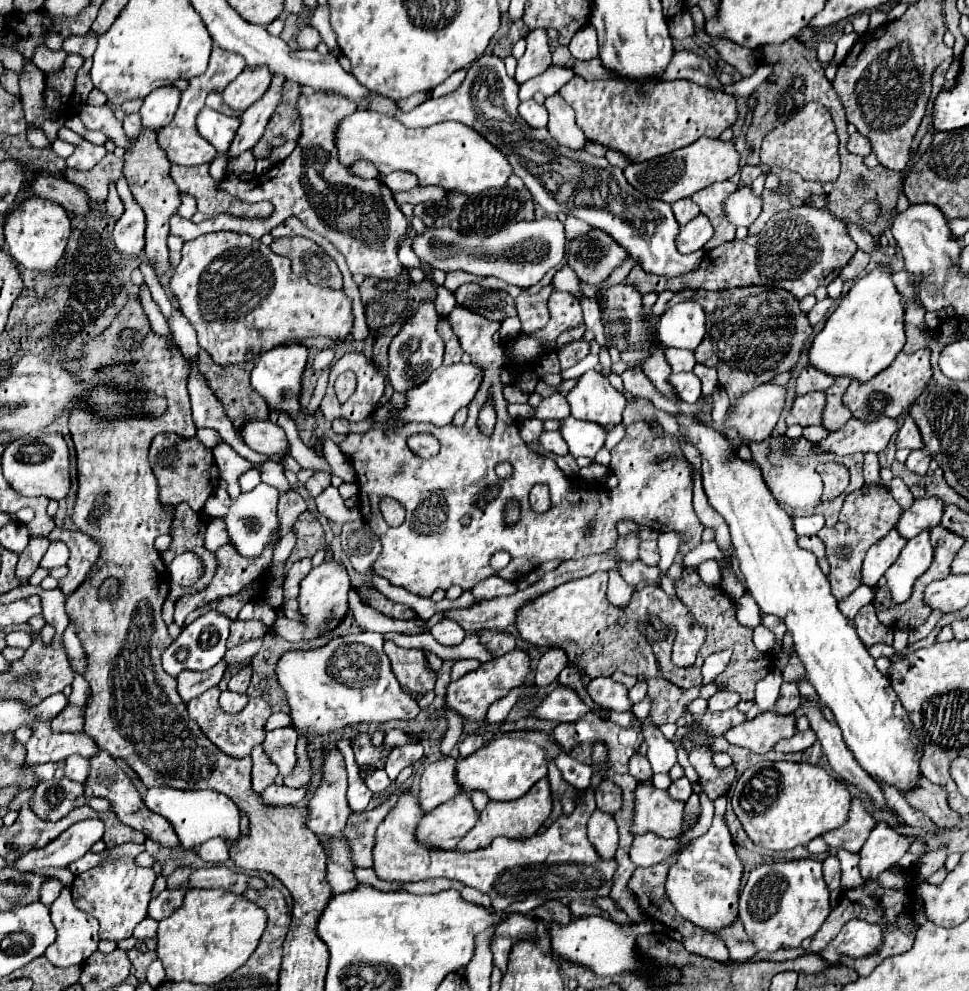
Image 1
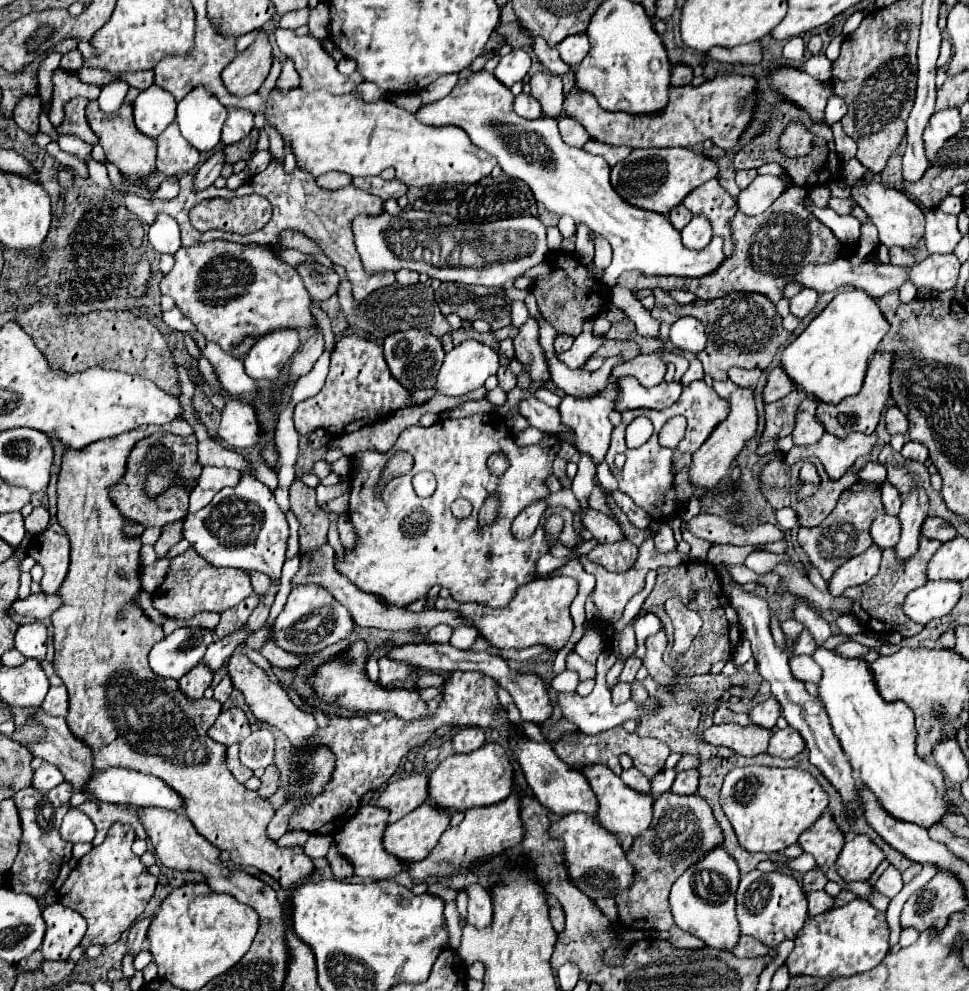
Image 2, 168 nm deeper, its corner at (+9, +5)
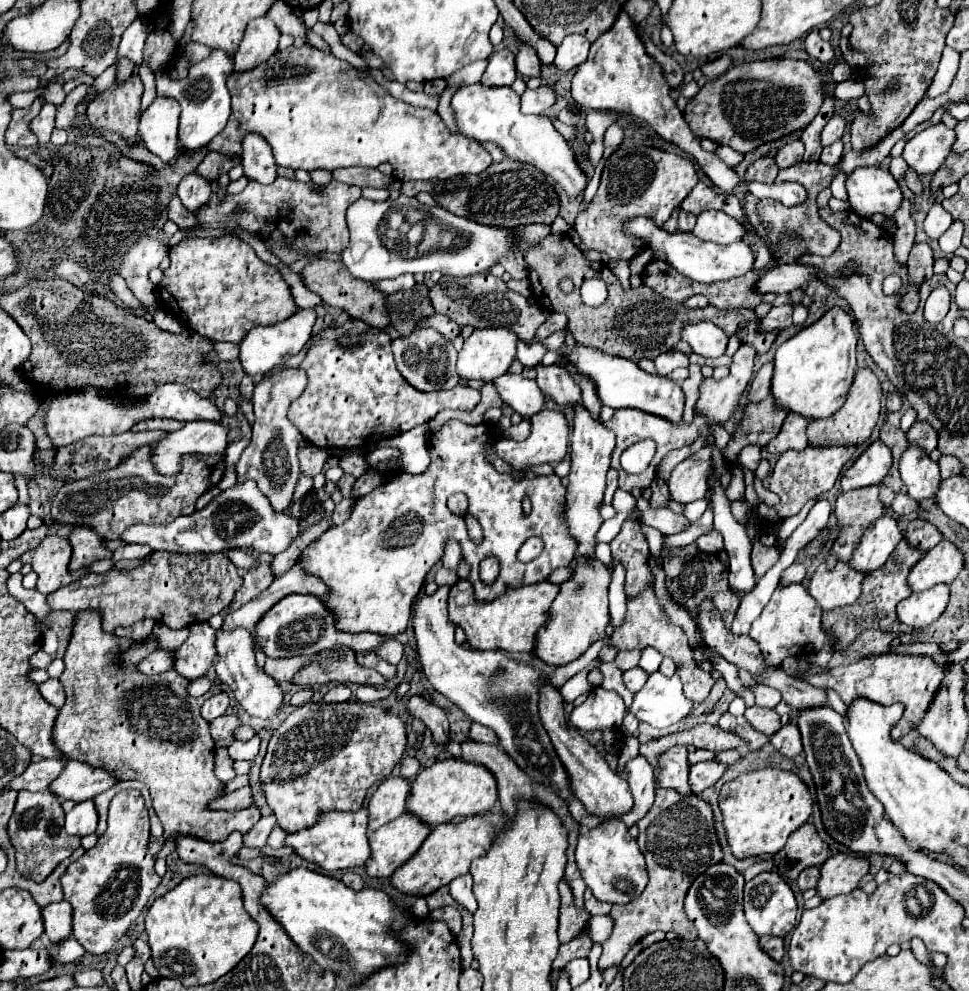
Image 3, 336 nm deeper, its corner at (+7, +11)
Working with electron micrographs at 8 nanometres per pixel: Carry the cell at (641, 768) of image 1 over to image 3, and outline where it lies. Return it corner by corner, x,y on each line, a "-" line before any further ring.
635,756
633,760
627,762
627,776
629,776
629,786
631,786
635,804
619,820
627,828
631,828
649,812
649,808
655,800
655,782
653,782
651,766
647,764
647,760
643,760
643,756

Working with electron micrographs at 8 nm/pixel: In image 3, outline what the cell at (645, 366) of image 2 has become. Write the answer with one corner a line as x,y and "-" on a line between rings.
673,350
673,352
659,354
659,356
655,358
655,366
657,366
659,376
669,376
669,374
677,368
688,367
689,358
687,355
679,352
679,350

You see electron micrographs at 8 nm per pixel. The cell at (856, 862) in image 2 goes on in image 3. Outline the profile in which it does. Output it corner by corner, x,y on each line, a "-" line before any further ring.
849,852
833,854
821,866
821,878
817,882
817,896
821,900
833,898
837,894
853,892
861,878
869,872
869,862
865,858
853,856

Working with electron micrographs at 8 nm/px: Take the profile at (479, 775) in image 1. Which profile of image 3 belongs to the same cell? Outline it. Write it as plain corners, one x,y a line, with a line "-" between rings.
455,758
437,760
433,766
423,768
411,782
411,792
407,798
407,814
419,818
419,822
429,828
447,824
455,816
485,814
495,806
495,778
491,772
487,772
487,768
479,768
479,764
467,764
465,760

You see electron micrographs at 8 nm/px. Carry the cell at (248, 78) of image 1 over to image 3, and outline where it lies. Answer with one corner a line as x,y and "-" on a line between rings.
255,18
247,24
243,40
239,44
239,50
233,58
235,62
235,70
247,70
253,68
255,64
261,64
263,60
267,60
279,46
279,28
263,18

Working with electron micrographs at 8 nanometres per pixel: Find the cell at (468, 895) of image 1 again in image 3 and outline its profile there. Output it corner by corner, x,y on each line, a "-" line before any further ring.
443,906
443,908
431,910
429,918
431,918
431,920
445,920
455,936
461,932
461,914
459,914
457,908
453,908
453,906

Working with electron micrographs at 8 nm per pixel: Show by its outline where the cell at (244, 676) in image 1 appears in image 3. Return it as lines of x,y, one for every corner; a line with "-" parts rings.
225,692
215,694
215,696
211,696
209,700
205,700
205,704
201,706
201,716
203,716
207,722
213,722
215,718
219,718
219,716
225,714
227,706
229,706
227,694
225,694

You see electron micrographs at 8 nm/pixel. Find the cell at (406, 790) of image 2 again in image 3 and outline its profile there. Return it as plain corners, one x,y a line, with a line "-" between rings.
403,778
383,780
367,804
367,812
369,812
367,830
373,832
383,824
399,818
407,808
409,788
411,788
409,782

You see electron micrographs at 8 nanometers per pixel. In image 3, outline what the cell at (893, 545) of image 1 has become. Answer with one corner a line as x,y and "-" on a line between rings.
821,562
809,580
809,594
823,610
853,604
861,594
863,576
863,572
847,568
847,562
837,562
831,572
825,568
825,562

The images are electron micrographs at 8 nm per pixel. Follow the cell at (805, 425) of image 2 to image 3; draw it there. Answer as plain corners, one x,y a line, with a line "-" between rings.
787,414
781,432
765,446
769,454
783,454
787,450
801,452
807,448
807,420
799,420
799,416

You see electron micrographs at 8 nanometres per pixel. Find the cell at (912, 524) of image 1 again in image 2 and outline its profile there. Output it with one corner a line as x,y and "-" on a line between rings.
881,514
871,524
871,536
879,548
893,548
901,536
901,522
897,520
897,516

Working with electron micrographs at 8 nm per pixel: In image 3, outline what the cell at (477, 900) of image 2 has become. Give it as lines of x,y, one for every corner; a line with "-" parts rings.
463,874
459,878
455,878
451,884
449,884
449,890
451,890
451,896
463,904
469,912
475,912
477,910
477,900
473,896
473,880
471,880
471,874

